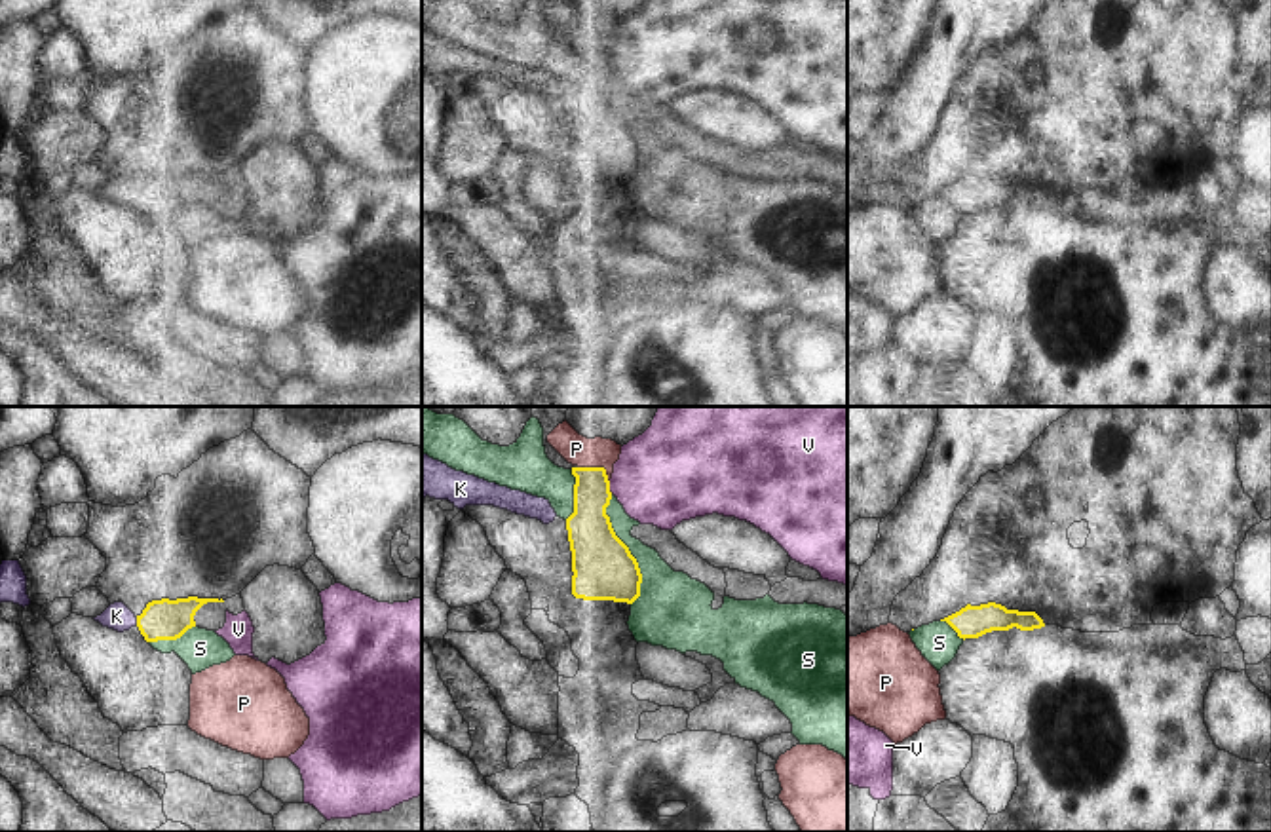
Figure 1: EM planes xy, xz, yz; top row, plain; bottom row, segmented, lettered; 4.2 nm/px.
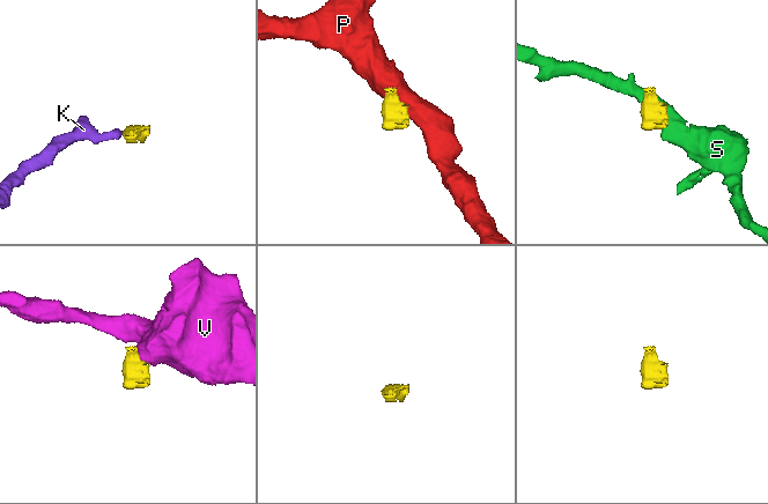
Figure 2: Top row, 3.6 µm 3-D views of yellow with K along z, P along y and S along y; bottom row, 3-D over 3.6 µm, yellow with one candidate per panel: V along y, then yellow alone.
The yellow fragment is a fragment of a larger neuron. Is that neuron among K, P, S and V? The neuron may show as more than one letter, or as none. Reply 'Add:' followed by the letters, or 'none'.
Add: K

